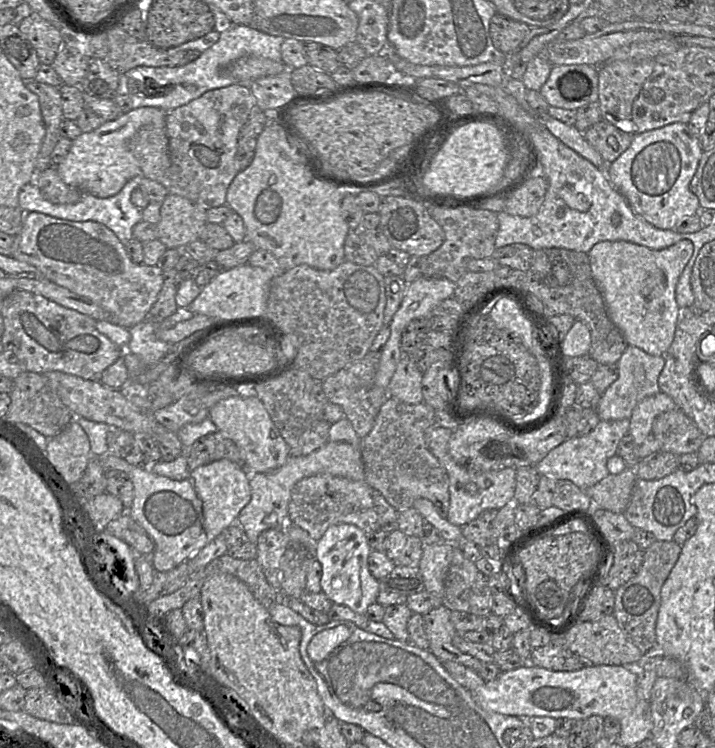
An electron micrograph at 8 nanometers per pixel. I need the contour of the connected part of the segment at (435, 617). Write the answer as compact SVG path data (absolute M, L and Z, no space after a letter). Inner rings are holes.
M441 605L423 615L429 650L441 662L456 662L478 671L483 662L463 653L453 644L453 638L457 632L451 622L451 612L447 607Z

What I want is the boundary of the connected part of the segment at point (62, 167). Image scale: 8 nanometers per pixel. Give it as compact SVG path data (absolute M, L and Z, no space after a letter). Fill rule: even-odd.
M141 107L119 115L115 120L103 122L93 131L81 133L72 140L70 149L55 168L67 185L82 194L99 198L114 196L132 178L141 175L137 159L129 148L130 139L144 126L165 129L167 112L156 107Z

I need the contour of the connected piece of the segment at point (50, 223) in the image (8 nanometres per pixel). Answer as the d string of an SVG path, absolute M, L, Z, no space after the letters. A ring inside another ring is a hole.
M39 212L25 213L23 227L14 236L11 257L34 266L45 279L88 298L111 316L112 323L126 329L148 318L164 281L163 270L157 265L134 263L127 254L124 244L103 224L95 221L77 222L59 219Z

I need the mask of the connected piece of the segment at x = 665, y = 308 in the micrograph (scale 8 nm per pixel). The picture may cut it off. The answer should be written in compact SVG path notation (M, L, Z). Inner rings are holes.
M688 239L661 250L627 241L601 241L587 253L607 315L628 345L653 356L663 356L670 347L682 310L676 302L676 285L693 250Z

